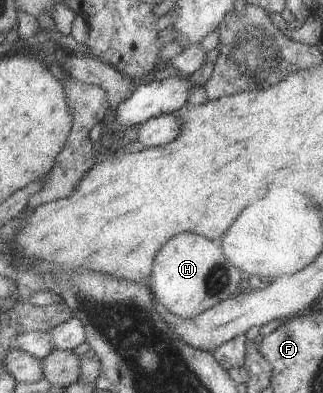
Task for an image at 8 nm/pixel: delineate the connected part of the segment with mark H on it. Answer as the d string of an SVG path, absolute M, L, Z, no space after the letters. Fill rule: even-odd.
M181 233L173 237L155 257L155 267L147 280L155 301L164 305L172 314L182 318L194 318L220 301L234 297L241 290L241 270L235 267L221 251L219 243Z

